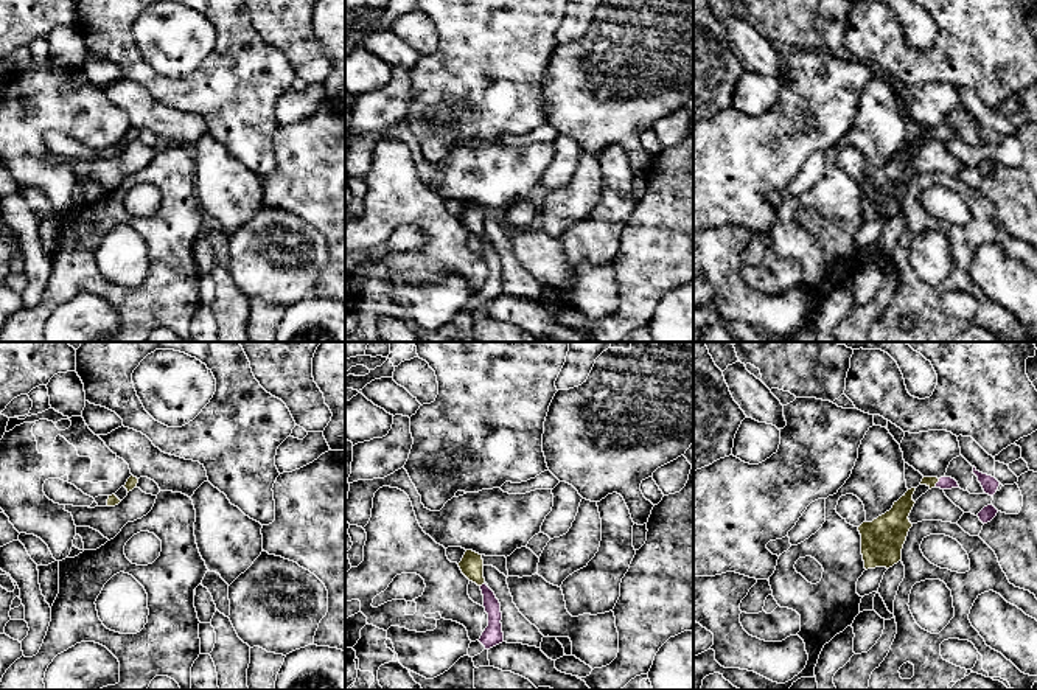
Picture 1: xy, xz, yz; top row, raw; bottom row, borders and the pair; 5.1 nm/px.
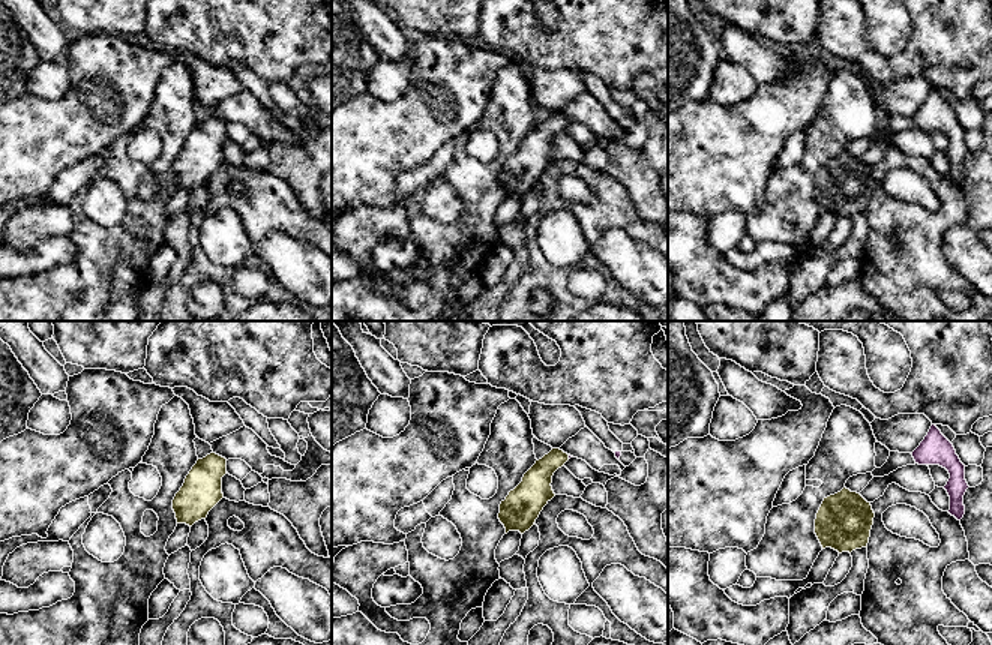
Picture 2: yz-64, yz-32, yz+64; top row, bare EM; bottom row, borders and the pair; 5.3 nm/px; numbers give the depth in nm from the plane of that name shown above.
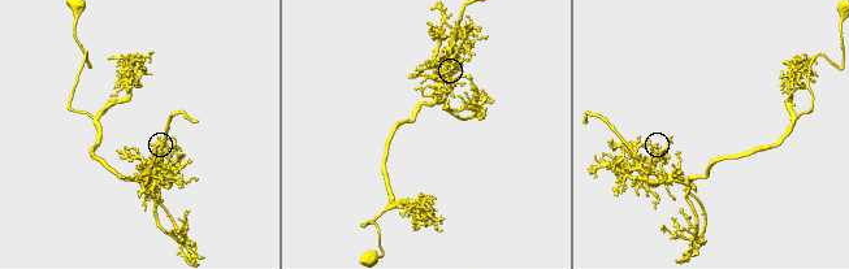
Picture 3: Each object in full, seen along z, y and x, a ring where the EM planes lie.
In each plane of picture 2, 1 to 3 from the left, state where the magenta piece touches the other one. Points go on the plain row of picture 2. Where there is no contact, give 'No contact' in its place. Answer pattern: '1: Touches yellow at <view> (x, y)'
1: No contact
2: Touches yellow at yz-32 (568, 120)
3: No contact

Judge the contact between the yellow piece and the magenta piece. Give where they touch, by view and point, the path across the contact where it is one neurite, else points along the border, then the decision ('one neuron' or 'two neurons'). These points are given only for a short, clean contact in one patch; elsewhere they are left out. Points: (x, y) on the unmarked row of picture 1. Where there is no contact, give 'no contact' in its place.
meets yellow in yz at (938, 132); runs through yz (930, 134), (938, 132), (944, 134); one neuron

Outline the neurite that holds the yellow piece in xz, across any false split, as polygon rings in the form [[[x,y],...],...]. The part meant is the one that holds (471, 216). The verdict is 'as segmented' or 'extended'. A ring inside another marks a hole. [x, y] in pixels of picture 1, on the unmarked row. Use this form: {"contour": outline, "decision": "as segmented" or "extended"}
{"contour": [[[466,202],[462,213],[459,214],[462,225],[477,238],[485,235],[484,230],[484,211],[482,207]]], "decision": "as segmented"}

